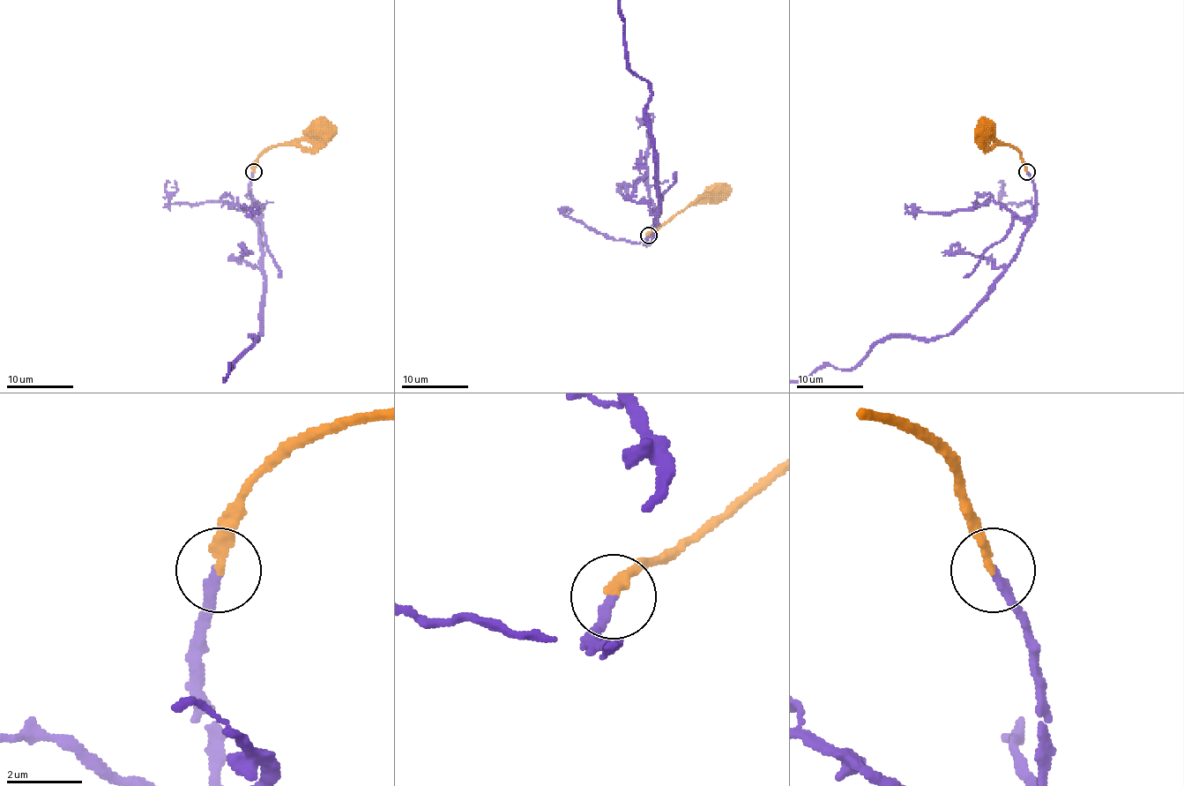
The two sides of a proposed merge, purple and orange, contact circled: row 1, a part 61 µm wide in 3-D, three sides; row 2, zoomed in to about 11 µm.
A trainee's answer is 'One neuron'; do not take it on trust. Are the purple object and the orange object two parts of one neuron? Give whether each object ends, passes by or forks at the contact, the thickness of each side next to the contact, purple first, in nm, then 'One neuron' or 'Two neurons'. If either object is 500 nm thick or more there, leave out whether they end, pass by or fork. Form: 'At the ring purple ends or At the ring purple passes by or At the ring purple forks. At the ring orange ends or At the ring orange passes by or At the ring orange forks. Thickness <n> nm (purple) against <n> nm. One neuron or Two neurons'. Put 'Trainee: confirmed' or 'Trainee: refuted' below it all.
At the ring purple ends. At the ring orange ends. Thickness 200 nm (purple) against 240 nm. One neuron
Trainee: confirmed

